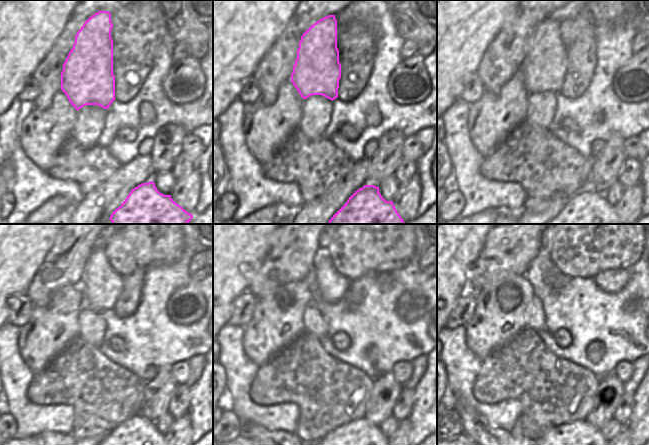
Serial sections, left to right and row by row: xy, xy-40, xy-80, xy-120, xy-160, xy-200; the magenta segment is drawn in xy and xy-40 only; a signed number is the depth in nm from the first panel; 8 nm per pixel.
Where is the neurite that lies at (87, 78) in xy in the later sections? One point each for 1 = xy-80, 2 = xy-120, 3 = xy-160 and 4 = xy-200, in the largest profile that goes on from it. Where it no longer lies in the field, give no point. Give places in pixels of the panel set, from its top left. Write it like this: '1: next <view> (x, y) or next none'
1: next xy-80 (544, 67)
2: next xy-120 (101, 286)
3: next xy-160 (332, 285)
4: next xy-200 (557, 279)

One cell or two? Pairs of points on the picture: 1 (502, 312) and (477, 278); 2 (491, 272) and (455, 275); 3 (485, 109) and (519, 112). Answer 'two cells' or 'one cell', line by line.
1: two cells
2: two cells
3: one cell

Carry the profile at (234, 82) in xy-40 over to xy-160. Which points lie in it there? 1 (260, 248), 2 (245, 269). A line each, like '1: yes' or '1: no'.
1: yes
2: yes

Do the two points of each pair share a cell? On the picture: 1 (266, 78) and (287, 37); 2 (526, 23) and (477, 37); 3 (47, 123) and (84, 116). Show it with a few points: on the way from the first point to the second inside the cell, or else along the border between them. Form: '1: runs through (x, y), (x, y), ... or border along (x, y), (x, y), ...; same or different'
1: runs through (275, 68), (285, 47); same
2: border along (513, 13), (485, 51); different
3: border along (77, 111), (77, 121), (70, 136); different

